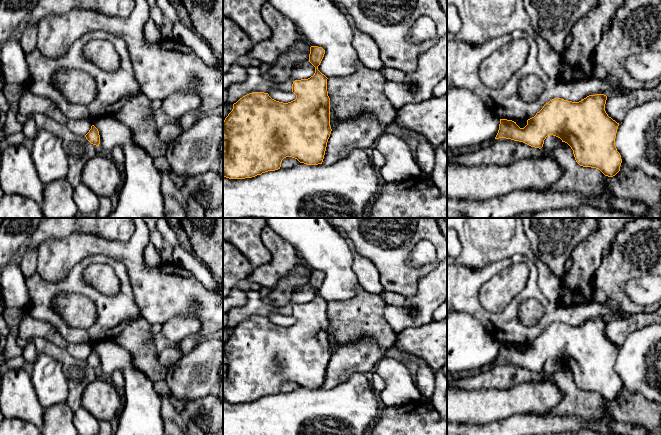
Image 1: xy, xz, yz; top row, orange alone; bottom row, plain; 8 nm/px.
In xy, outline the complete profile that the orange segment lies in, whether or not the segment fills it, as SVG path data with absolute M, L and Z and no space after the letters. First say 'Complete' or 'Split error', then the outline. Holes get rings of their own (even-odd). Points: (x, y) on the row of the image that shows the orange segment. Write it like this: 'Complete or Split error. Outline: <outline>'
Complete. Outline: M92 125L89 132L85 135L86 139L93 145L99 146L100 135L98 129Z

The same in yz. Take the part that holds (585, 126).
Complete. Outline: M604 94L589 95L579 102L554 98L546 103L534 117L528 119L524 128L520 128L512 120L500 119L495 139L511 139L541 149L546 137L553 135L571 147L575 160L580 166L596 168L605 176L613 177L620 171L622 163L621 155L615 146L619 123L606 113L606 100L607 96Z

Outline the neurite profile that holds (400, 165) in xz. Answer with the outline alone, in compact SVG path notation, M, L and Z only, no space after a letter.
M383 133L377 138L374 147L384 155L386 160L385 165L377 169L383 182L392 183L420 178L422 170L401 136Z

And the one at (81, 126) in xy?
M68 119L66 126L71 132L85 136L91 129L92 121L88 119Z

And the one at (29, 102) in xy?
M22 87L21 90L21 98L19 100L17 112L23 116L30 116L32 112L38 112L59 124L66 125L68 121L68 118L54 103L46 98L33 94L25 87Z

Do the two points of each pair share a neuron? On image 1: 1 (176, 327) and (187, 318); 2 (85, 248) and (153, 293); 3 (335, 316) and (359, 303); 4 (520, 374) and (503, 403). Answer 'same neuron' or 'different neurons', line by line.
1: same neuron
2: same neuron
3: same neuron
4: different neurons

